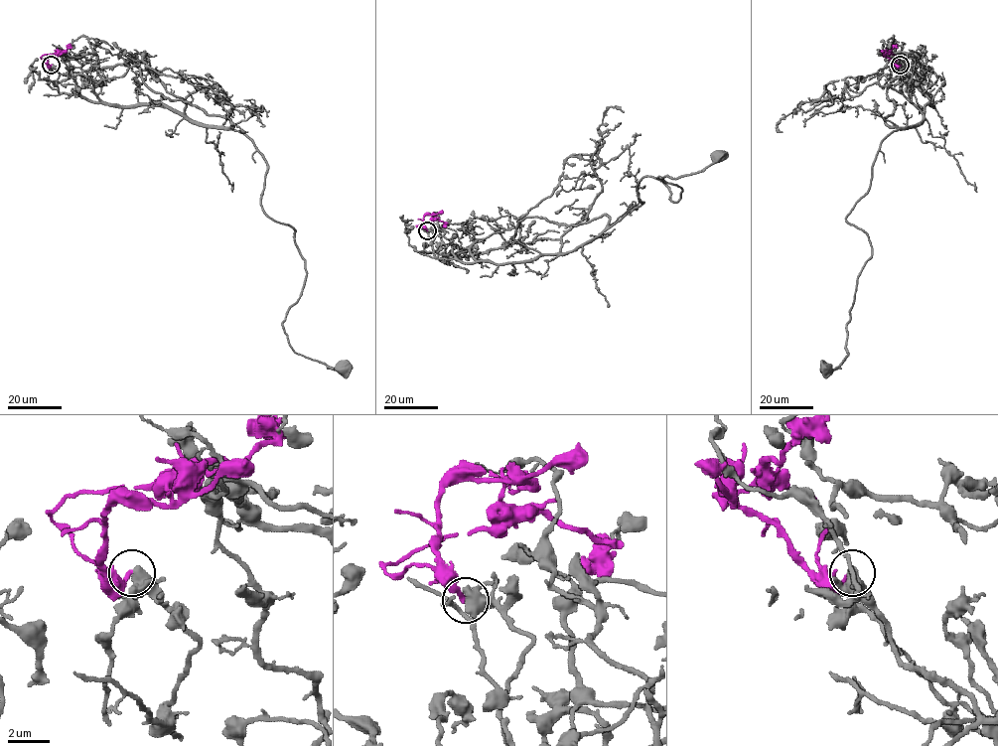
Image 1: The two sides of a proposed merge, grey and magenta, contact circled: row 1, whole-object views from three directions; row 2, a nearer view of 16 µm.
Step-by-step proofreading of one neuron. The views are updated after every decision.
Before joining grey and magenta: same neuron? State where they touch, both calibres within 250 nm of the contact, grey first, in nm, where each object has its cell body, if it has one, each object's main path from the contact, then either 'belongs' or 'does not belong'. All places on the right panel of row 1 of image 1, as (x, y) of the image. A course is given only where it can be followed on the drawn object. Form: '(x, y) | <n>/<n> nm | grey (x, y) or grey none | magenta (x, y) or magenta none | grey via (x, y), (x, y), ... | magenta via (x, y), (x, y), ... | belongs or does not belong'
(900, 65) | 460/240 nm | grey (826, 369) | magenta none | grey via (901, 65), (933, 106), (881, 142), (846, 217), (871, 256), (847, 356), (824, 369) | magenta via (901, 65), (897, 67), (884, 56), (896, 44) | does not belong

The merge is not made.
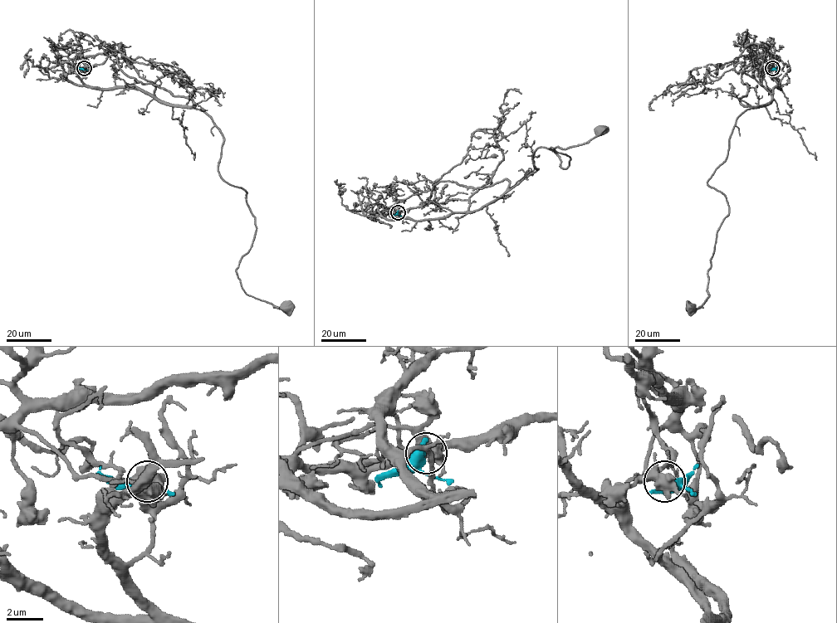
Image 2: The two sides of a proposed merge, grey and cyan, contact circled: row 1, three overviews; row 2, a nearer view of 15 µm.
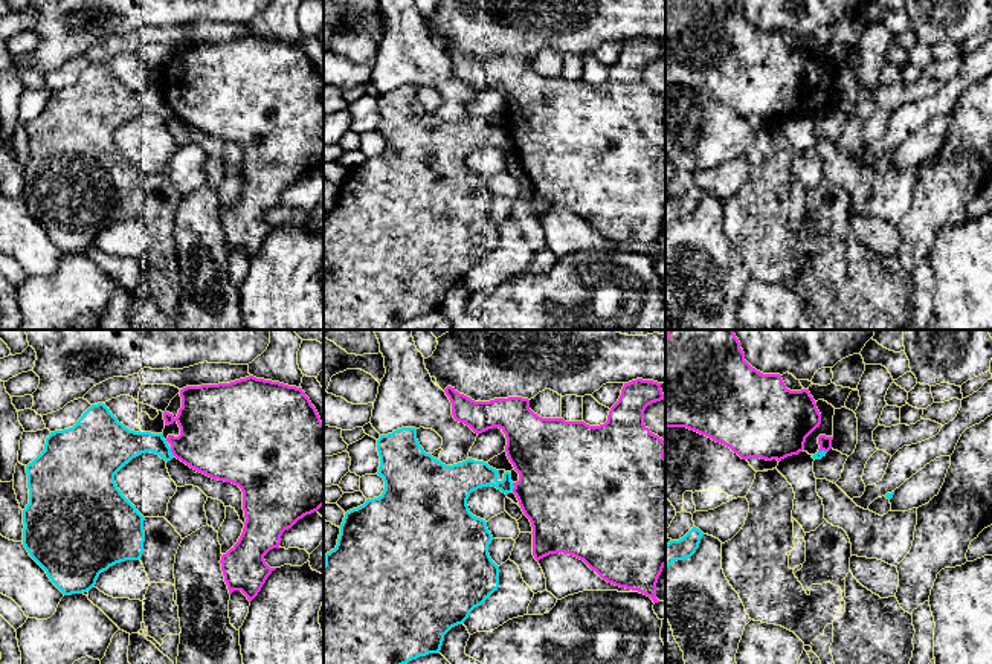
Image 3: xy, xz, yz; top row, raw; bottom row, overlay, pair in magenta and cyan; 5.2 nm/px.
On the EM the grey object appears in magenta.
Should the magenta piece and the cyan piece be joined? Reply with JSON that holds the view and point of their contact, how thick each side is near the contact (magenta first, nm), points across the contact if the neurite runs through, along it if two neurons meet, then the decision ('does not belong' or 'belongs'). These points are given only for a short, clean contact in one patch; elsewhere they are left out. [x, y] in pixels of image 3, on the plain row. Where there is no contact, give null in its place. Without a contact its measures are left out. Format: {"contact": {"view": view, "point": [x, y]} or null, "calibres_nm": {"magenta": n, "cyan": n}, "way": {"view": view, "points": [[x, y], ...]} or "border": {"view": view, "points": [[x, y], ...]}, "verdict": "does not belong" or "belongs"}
{"contact": {"view": "xy", "point": [171, 109]}, "calibres_nm": {"magenta": 400, "cyan": 160}, "border": {"view": "xy", "points": [[170, 106], [174, 113]]}, "verdict": "does not belong"}

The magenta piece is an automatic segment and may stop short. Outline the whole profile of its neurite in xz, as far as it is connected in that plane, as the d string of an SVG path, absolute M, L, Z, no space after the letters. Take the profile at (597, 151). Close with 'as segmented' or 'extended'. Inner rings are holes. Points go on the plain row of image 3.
M636 37L624 41L618 60L610 66L607 79L589 84L585 79L542 76L522 55L475 60L447 44L452 73L475 92L499 85L507 96L505 110L519 131L513 151L533 185L533 214L539 220L549 212L569 212L583 218L603 238L620 246L638 249L659 261L656 241L665 224L665 99L644 82L649 63L665 58L662 41Z | as segmented

